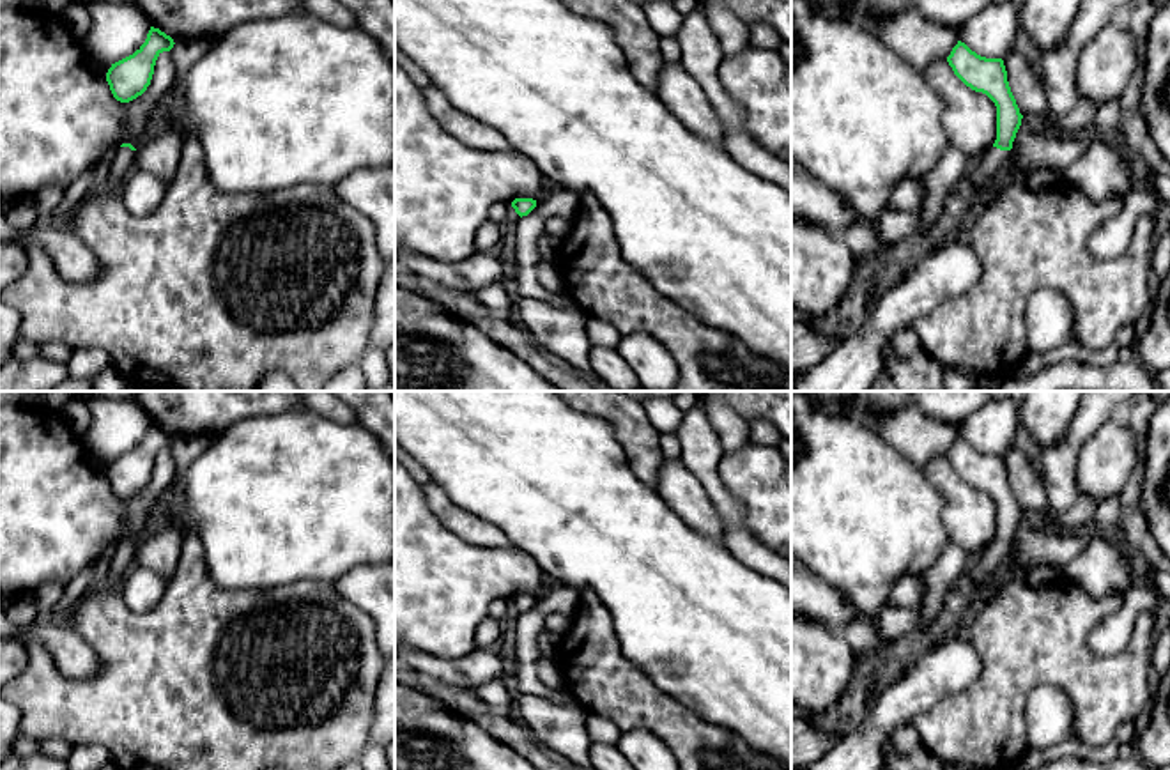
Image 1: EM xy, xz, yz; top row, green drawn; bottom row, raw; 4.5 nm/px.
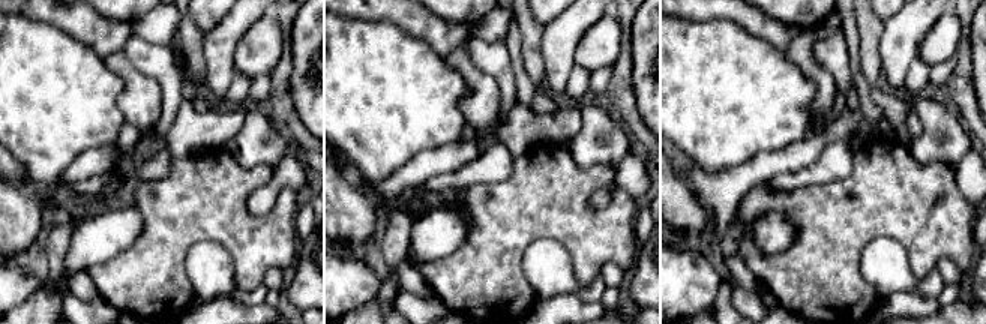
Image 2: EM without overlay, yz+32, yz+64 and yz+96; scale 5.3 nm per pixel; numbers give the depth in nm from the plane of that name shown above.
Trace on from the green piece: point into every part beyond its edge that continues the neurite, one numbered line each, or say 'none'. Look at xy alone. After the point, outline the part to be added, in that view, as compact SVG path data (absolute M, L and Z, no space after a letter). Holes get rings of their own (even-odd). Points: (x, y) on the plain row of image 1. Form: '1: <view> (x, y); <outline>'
1: xy (124, 553); M117 543L113 556L106 561L110 582L120 579L126 574L127 565L135 558L135 547L129 543Z

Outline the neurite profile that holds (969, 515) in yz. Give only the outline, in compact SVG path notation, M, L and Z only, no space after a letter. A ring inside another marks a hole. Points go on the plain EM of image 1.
M940 455L924 467L928 480L942 492L942 524L949 542L965 552L984 552L997 536L997 503L982 489L966 483L952 467L947 455Z

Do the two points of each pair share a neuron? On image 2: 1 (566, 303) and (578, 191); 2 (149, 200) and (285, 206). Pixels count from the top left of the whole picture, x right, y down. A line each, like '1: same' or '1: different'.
1: different
2: same

